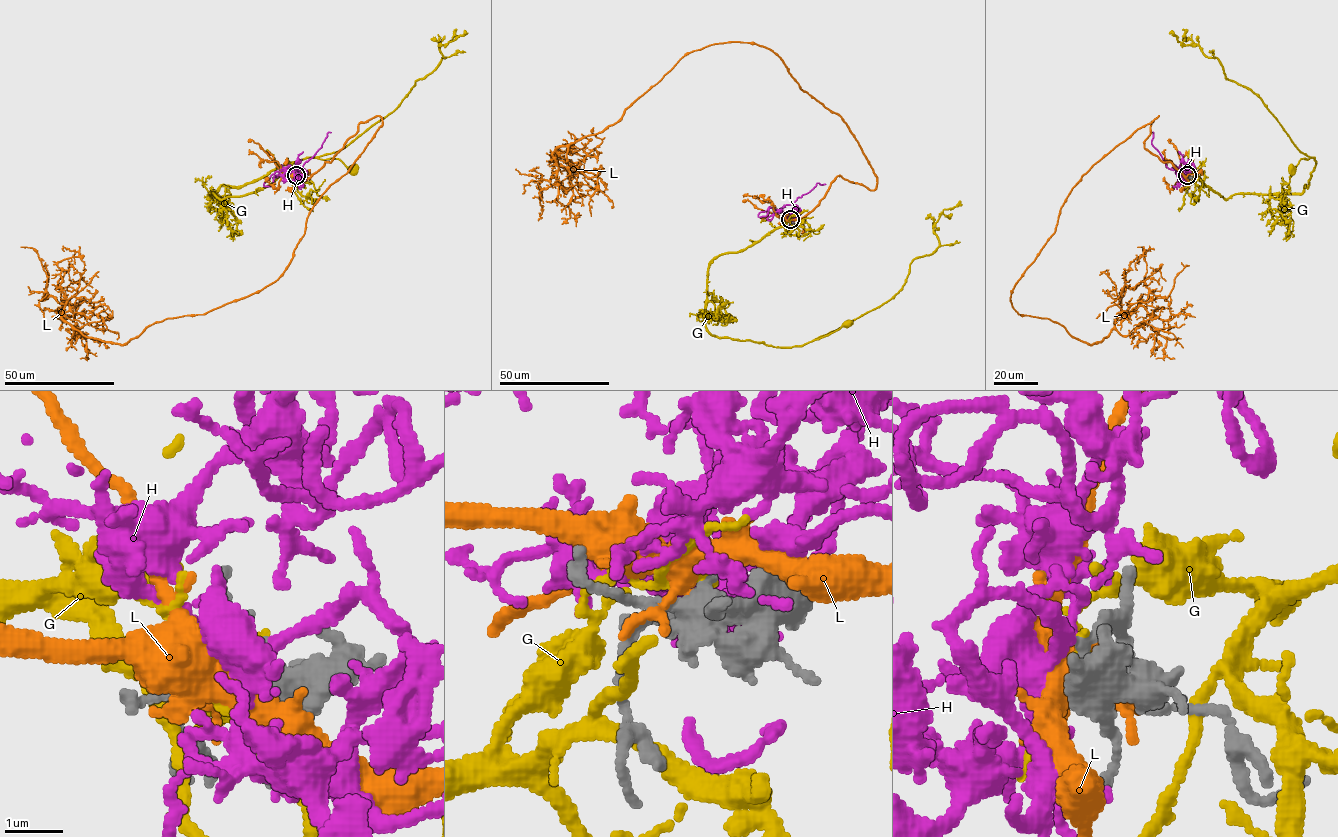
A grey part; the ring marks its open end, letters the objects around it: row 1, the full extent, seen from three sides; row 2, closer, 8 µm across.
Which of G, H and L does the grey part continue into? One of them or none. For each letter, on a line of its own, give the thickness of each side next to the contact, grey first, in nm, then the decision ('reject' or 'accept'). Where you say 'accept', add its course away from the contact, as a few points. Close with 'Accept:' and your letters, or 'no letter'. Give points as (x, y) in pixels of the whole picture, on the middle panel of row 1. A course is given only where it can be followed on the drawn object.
G: 360 nm thick on the grey side, 100 nm on the other; reject
H: 280 nm thick on the grey side, 200 nm on the other; accept; it runs (790, 219), (787, 219), (791, 219), (790, 214), (797, 198), (807, 194), (817, 183), (825, 184)
L: 380 nm thick on the grey side, 380 nm on the other; reject
Accept: H

